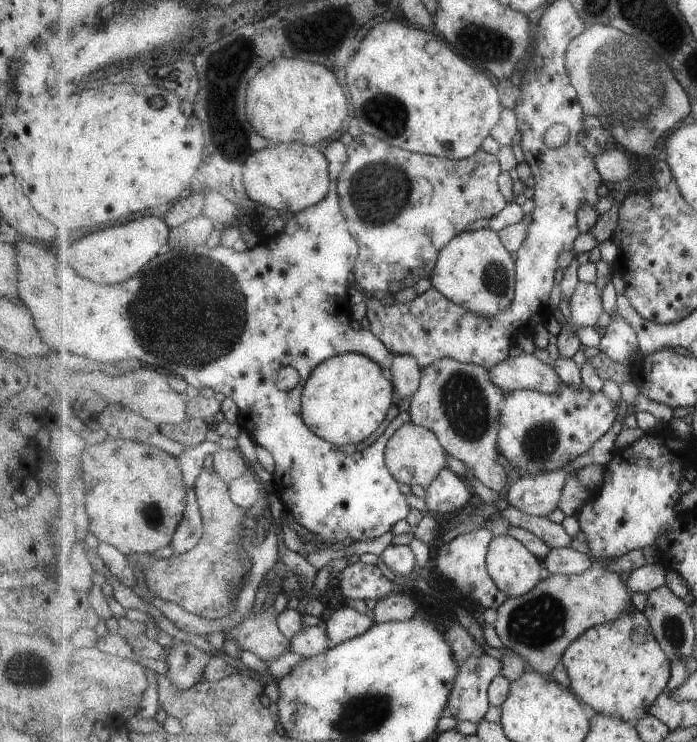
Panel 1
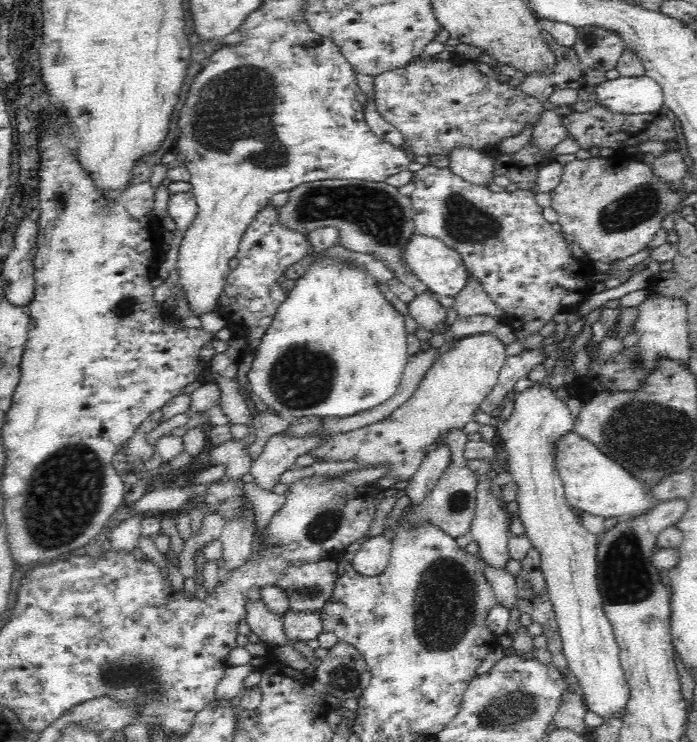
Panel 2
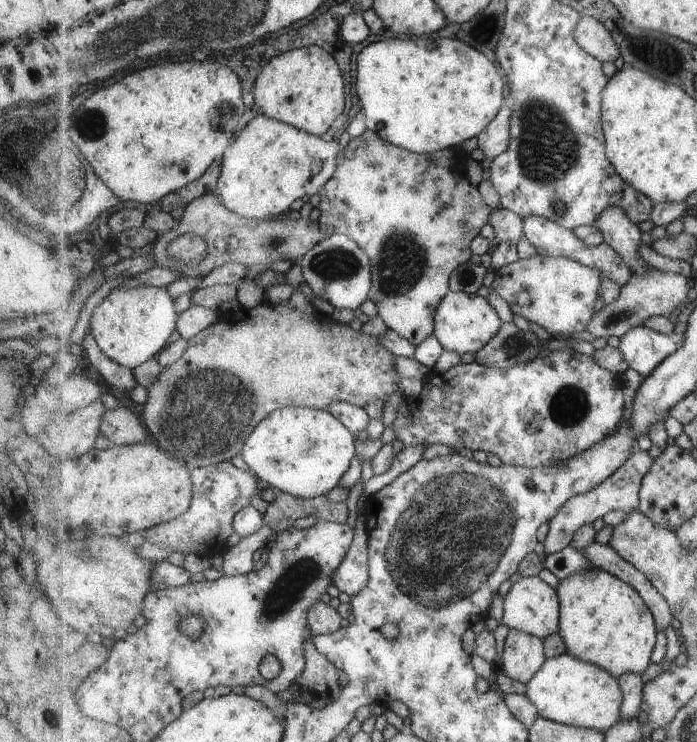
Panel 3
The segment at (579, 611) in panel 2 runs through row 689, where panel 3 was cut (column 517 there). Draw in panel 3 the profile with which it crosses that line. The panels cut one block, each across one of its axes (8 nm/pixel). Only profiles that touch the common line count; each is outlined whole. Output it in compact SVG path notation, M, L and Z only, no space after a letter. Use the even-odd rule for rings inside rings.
M539 576L521 577L512 585L503 603L502 621L510 629L517 629L546 639L560 629L560 598L558 590L551 588Z

